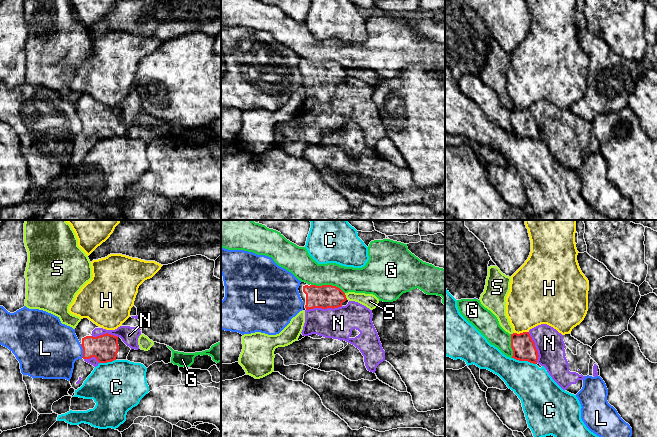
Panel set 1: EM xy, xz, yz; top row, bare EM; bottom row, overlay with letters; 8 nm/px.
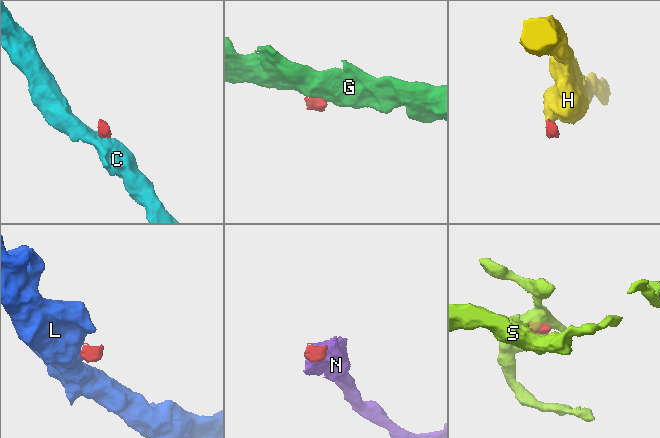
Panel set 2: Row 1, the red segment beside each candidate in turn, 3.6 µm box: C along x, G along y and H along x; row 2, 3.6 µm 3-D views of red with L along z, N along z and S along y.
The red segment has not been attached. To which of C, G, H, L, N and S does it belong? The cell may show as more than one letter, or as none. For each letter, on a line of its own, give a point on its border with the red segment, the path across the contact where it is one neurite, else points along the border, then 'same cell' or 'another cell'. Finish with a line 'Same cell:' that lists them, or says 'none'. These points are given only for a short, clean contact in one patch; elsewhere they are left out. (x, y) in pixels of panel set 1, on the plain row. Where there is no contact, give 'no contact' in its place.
C: yz (524, 136) | along yz (512, 133), (535, 140) | another cell
G: xz (328, 61) | along xz (311, 60), (335, 61), (344, 69) | another cell
H: yz (521, 109) | along yz (528, 107), (514, 109) | another cell
L: xy (83, 127) | along xy (80, 120), (82, 133) | another cell
N: xz (323, 84) | across xz (326, 72), (323, 84), (338, 99) | same cell
S: xz (345, 72) | along xz (344, 69), (347, 74) | another cell
Same cell: N

